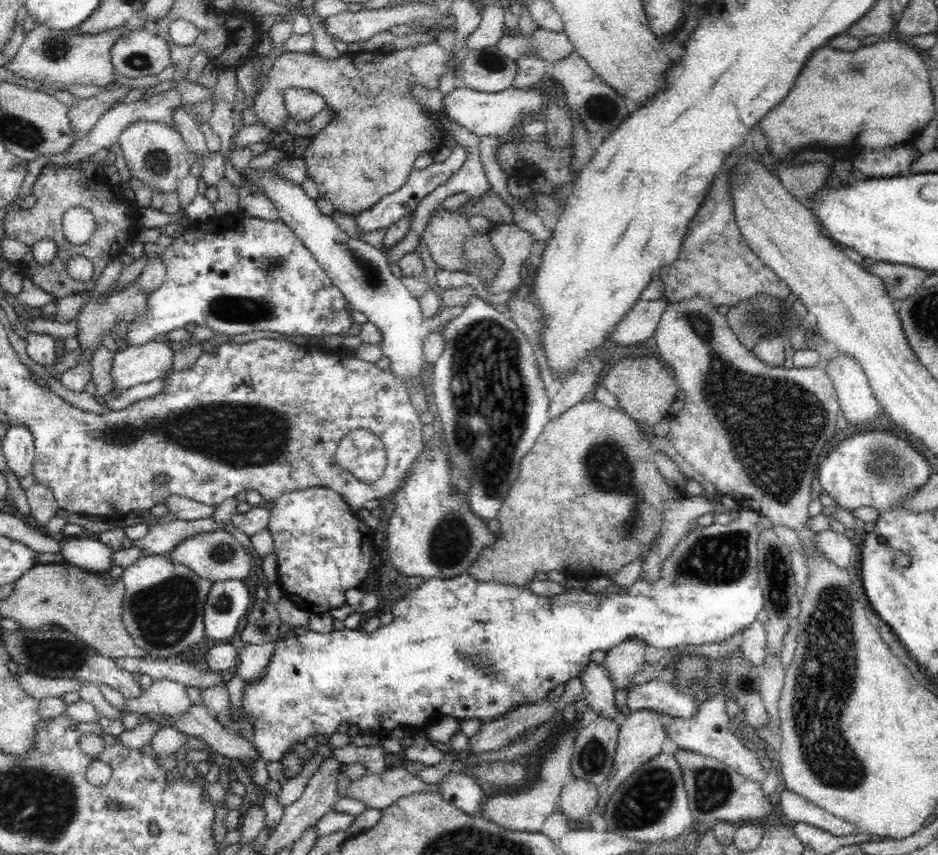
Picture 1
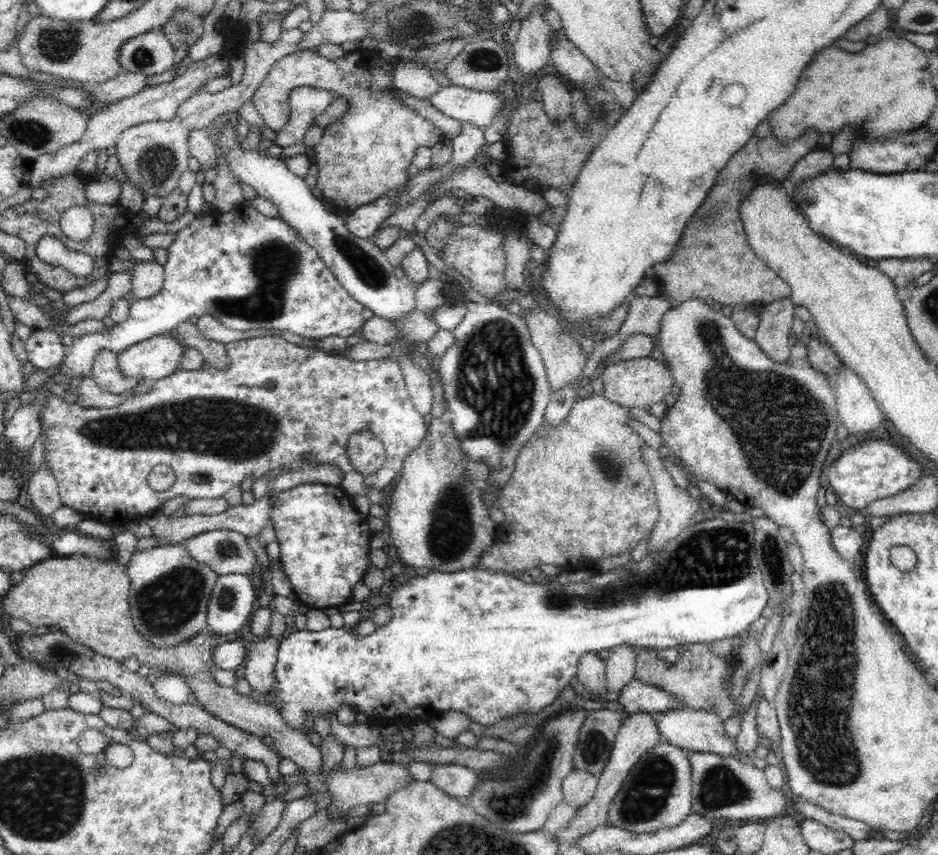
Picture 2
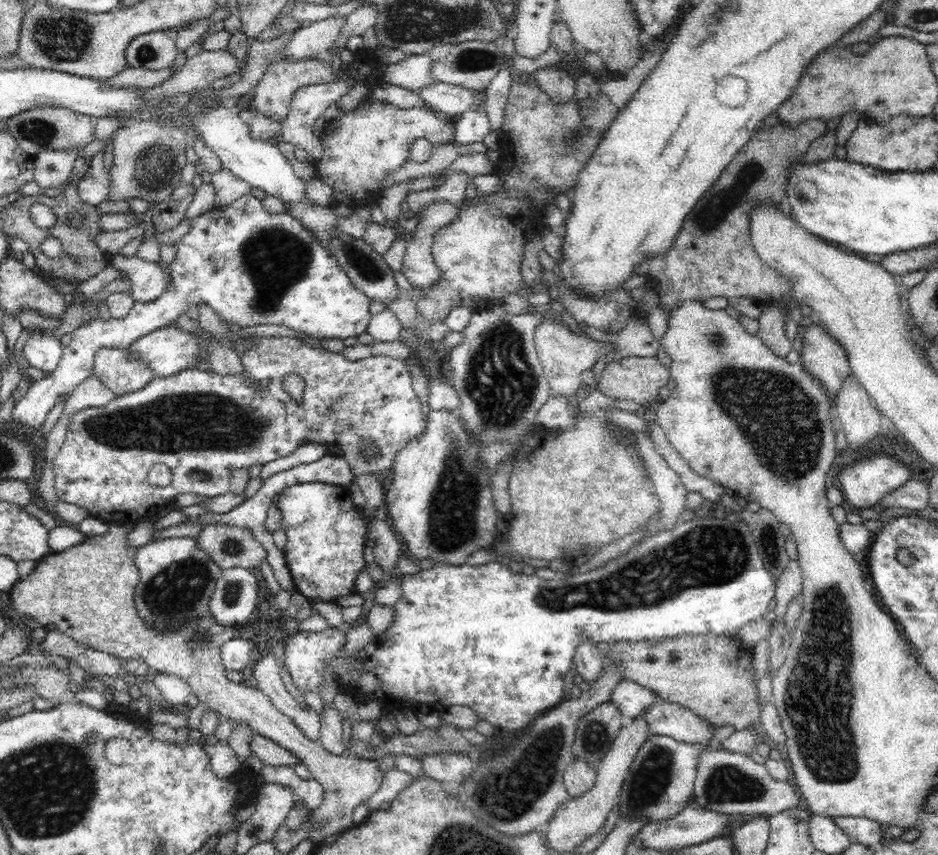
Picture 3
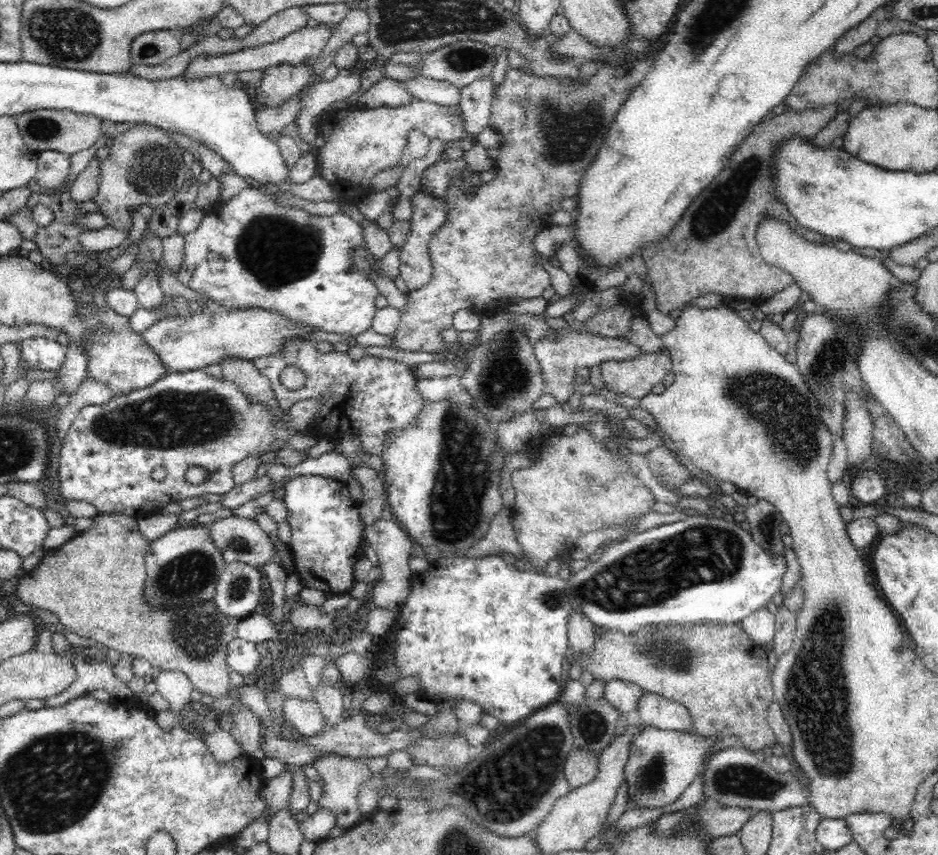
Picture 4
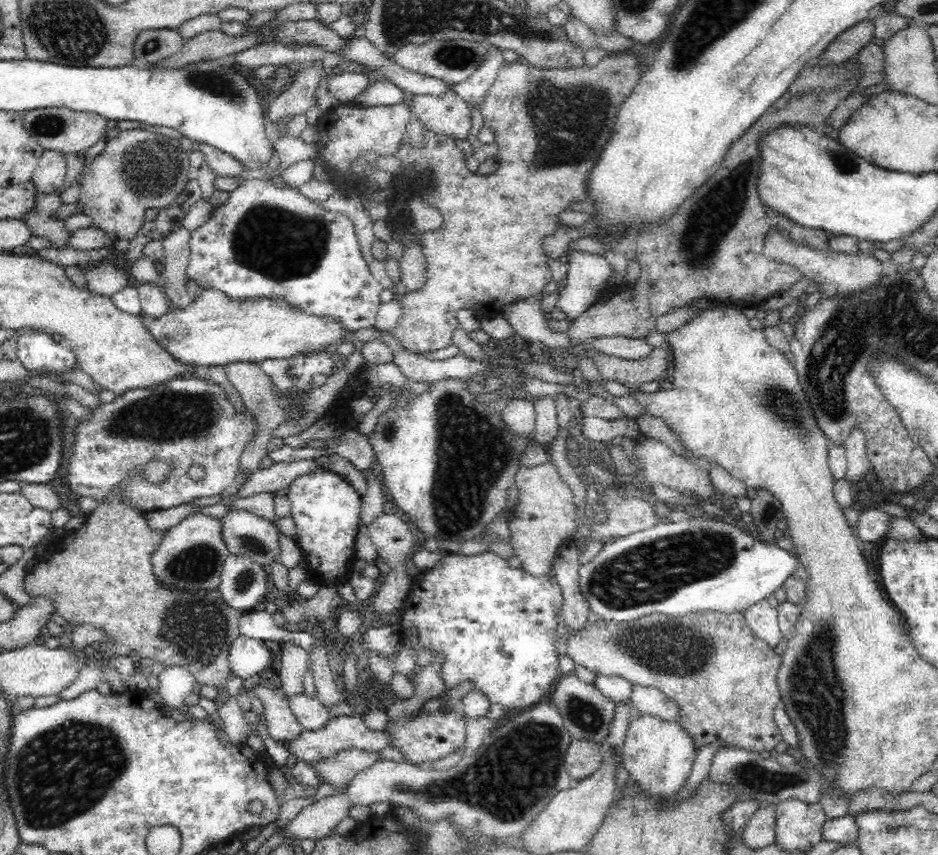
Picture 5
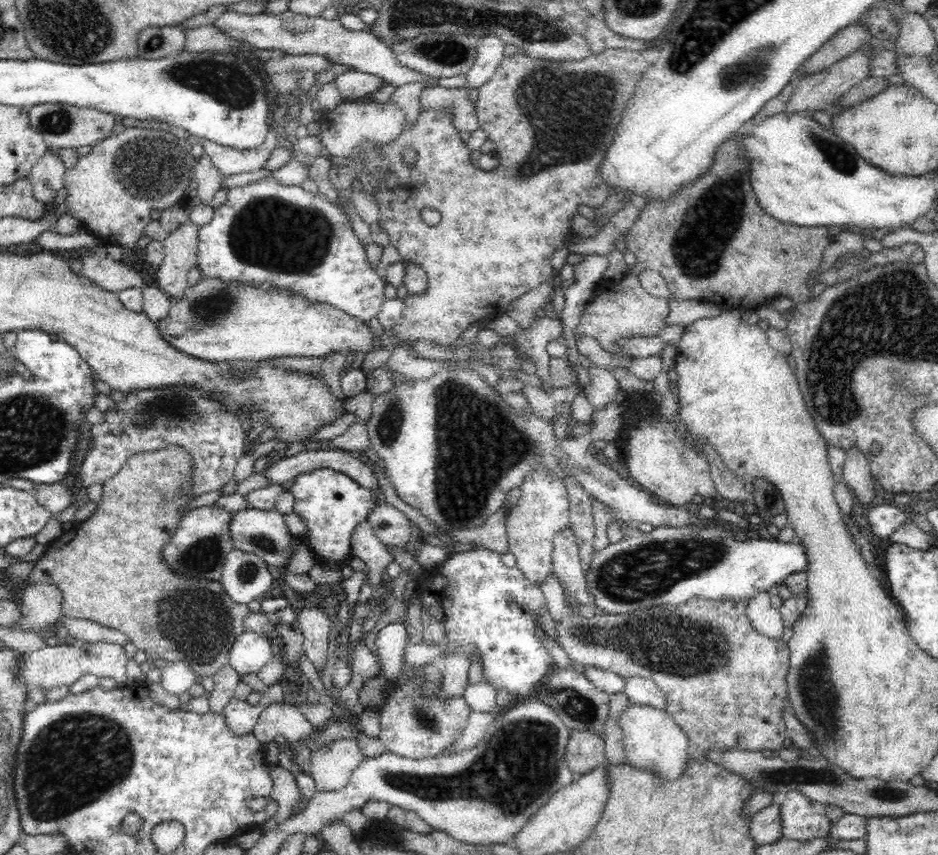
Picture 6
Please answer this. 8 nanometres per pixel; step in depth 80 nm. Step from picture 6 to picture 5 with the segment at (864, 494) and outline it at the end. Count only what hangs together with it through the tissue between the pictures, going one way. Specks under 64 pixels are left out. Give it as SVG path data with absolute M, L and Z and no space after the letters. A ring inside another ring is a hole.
M859 425L850 430L843 447L847 456L847 473L845 479L850 484L860 484L866 472L872 468L871 460L867 455L866 437Z

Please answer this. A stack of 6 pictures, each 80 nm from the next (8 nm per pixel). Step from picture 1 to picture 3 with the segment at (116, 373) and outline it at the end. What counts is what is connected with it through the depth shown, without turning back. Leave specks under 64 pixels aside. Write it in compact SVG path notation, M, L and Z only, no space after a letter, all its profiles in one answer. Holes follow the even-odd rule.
M168 326L136 340L129 348L130 361L142 361L152 376L167 377L194 368L196 357L203 357L197 336L185 334L177 326Z

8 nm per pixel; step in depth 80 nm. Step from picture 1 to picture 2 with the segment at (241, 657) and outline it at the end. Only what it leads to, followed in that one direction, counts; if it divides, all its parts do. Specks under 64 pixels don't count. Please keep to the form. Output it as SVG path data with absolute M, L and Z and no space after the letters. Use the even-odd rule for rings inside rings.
M270 635L258 643L251 642L246 650L239 676L246 679L255 694L270 694L276 688L274 662L280 641Z

